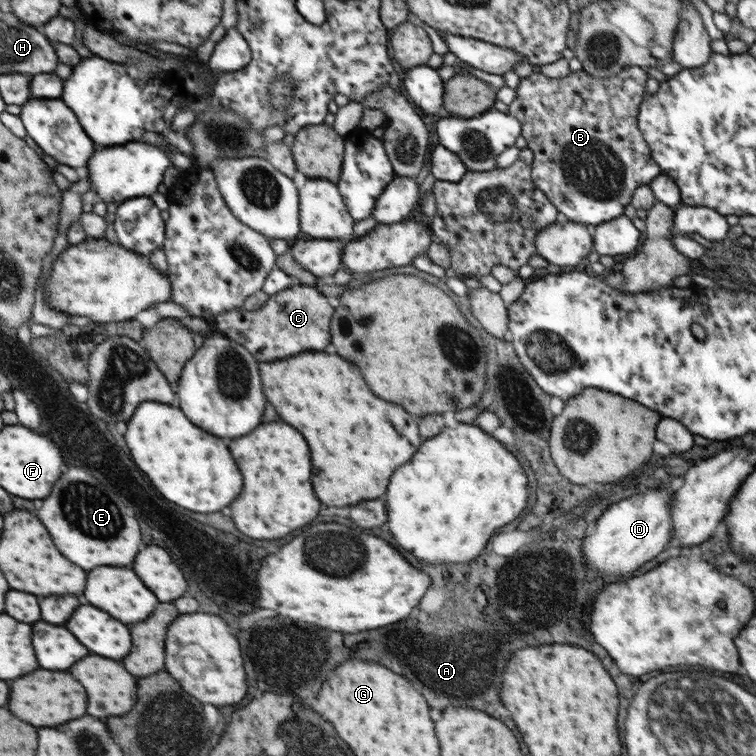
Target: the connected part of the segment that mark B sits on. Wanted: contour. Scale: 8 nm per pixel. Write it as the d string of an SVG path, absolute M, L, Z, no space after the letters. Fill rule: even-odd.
M627 67L606 78L592 76L581 69L562 78L532 73L520 79L515 90L516 99L508 106L508 114L521 122L522 138L526 139L527 147L534 154L531 165L534 184L546 194L562 219L586 224L593 229L600 223L624 215L626 207L631 204L634 189L650 184L661 174L637 123L645 98L645 80L649 78L643 69Z

